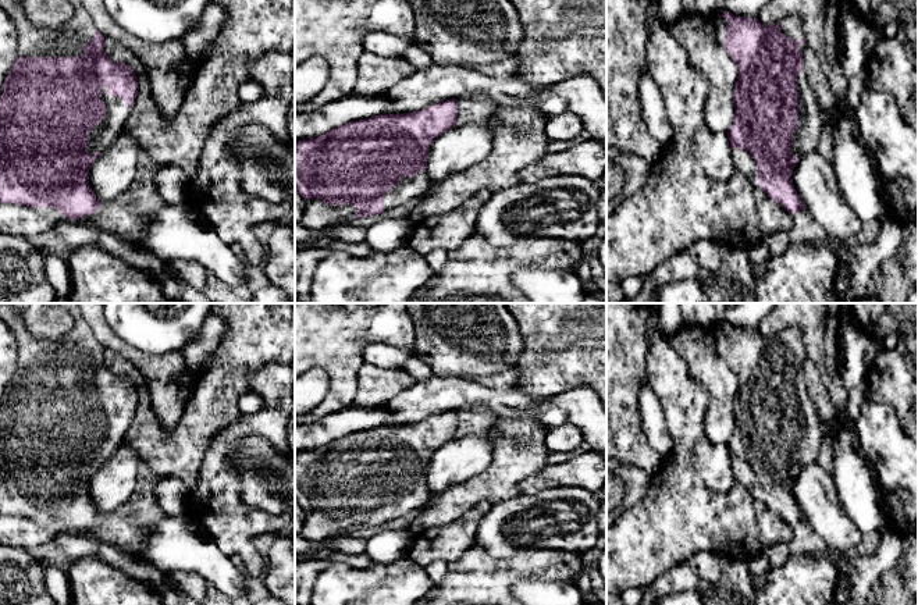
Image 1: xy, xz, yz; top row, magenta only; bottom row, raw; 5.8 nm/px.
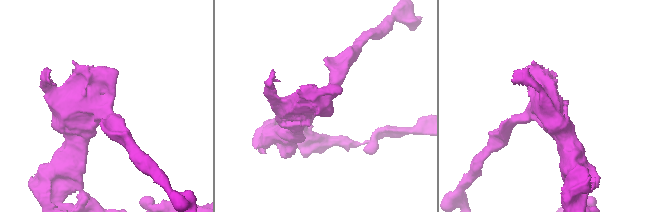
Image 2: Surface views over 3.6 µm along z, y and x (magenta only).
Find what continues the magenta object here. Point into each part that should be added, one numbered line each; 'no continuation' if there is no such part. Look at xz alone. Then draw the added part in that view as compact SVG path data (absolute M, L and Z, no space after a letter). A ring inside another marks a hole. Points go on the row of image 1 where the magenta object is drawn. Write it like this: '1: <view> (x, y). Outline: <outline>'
1: xz (317, 216). Outline: M305 199L305 213L300 224L319 231L338 223L351 223L355 218L355 204L324 204L321 199Z

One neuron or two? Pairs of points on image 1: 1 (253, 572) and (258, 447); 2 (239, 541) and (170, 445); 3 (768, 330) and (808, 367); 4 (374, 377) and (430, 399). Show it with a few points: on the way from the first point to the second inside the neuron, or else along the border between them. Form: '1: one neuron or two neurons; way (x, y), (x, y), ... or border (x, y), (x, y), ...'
1: two neurons; border (239, 479), (238, 495), (244, 502), (280, 513)
2: two neurons; border (206, 451), (198, 483), (191, 493)
3: two neurons; border (807, 356), (825, 385)
4: two neurons; border (416, 383), (399, 391), (383, 405)

